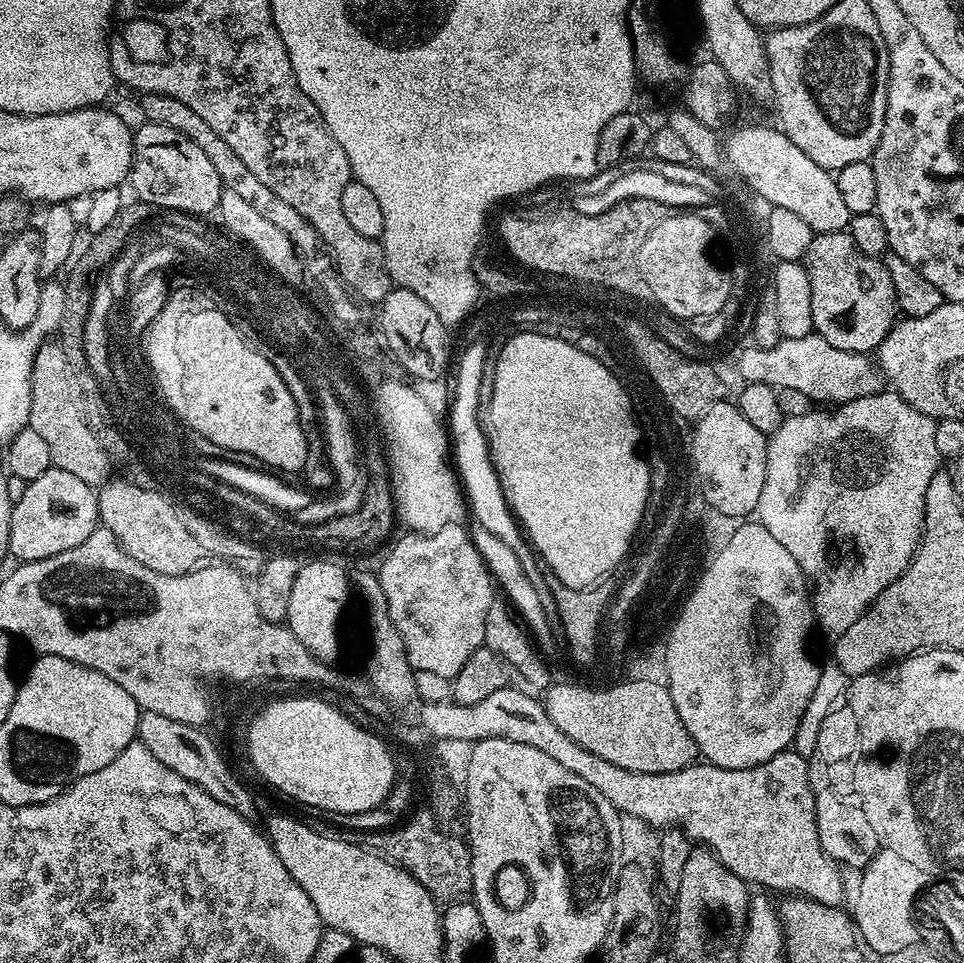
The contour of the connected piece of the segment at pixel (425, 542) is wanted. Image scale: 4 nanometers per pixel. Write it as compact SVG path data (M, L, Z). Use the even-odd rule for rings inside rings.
M453 522L442 526L442 530L437 532L404 534L404 537L385 554L384 561L381 562L380 568L378 567L378 575L382 590L386 590L386 606L390 618L394 622L398 634L402 634L402 642L406 642L406 658L410 658L410 666L416 672L427 670L446 678L448 681L452 681L458 674L458 670L462 670L462 666L466 666L466 658L470 658L470 654L474 654L474 650L478 650L483 645L486 614L490 612L490 606L494 603L494 596L492 596L492 588L494 592L493 578L488 572L488 567L484 564L484 559L481 558L474 546L469 529L467 527L463 528L460 522Z

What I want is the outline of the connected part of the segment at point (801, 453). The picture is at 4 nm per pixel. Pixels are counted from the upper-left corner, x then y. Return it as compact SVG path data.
M879 390L872 396L837 403L831 410L833 412L811 410L797 417L785 416L782 426L778 426L778 430L768 436L766 482L762 482L762 498L758 498L758 506L755 510L758 523L766 526L766 530L770 530L770 534L774 534L776 541L782 542L782 546L786 546L786 550L790 550L790 554L794 554L794 562L798 562L801 570L810 576L858 574L857 568L851 568L851 570L846 570L841 574L835 563L840 558L868 560L868 566L874 566L874 568L876 568L876 564L874 564L876 560L905 560L909 564L912 556L916 553L916 547L920 544L920 538L924 534L924 507L931 489L928 487L931 486L936 471L939 468L941 471L942 468L942 461L938 454L938 442L936 441L937 421L933 417L914 410L896 392L891 390Z

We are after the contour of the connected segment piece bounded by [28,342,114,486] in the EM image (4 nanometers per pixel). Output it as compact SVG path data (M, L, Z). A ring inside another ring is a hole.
M58 342L40 345L32 367L32 393L28 427L33 428L46 442L53 465L82 478L82 482L103 486L113 475L112 461L105 441L92 429L88 417L88 391L94 380L85 361L68 360L66 350Z

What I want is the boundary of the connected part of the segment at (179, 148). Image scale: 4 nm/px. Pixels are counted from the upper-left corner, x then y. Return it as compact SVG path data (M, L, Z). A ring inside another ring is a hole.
M147 122L141 125L132 137L130 185L136 191L135 199L141 204L151 204L156 210L164 208L196 218L207 212L215 213L220 207L222 185L210 158L206 158L206 154L202 154L186 134L178 134L178 130L170 130L170 126Z

